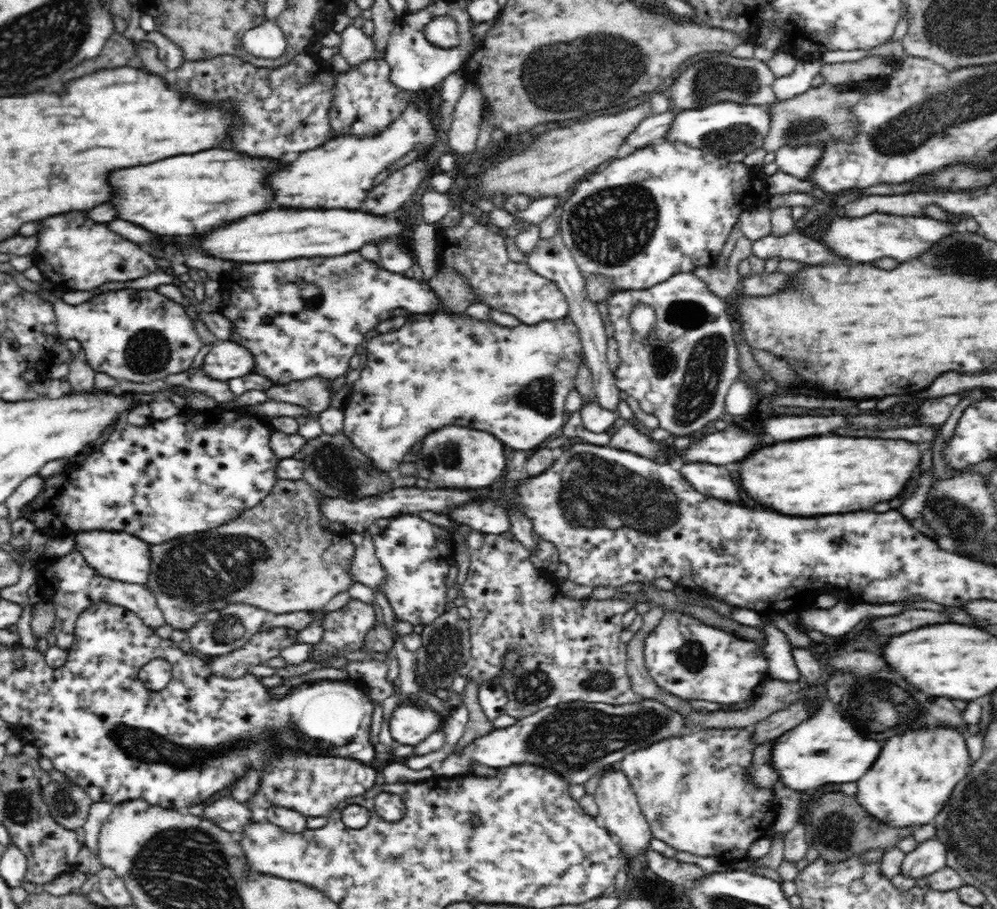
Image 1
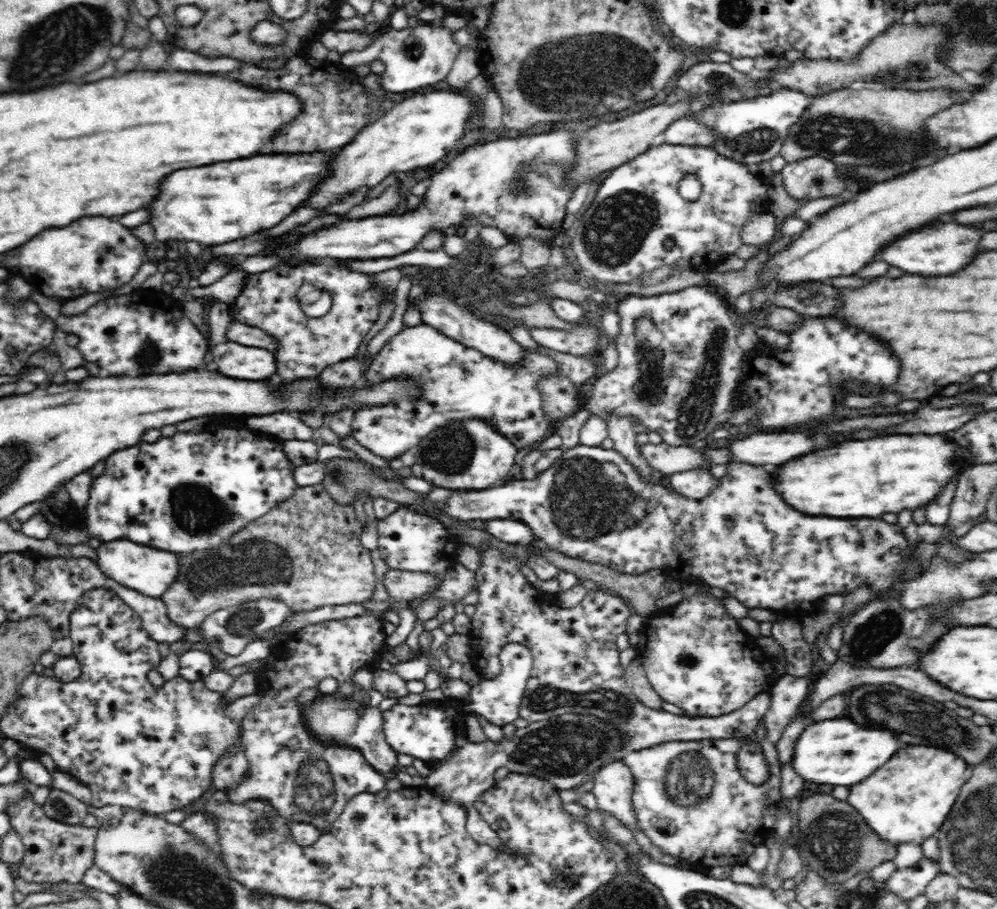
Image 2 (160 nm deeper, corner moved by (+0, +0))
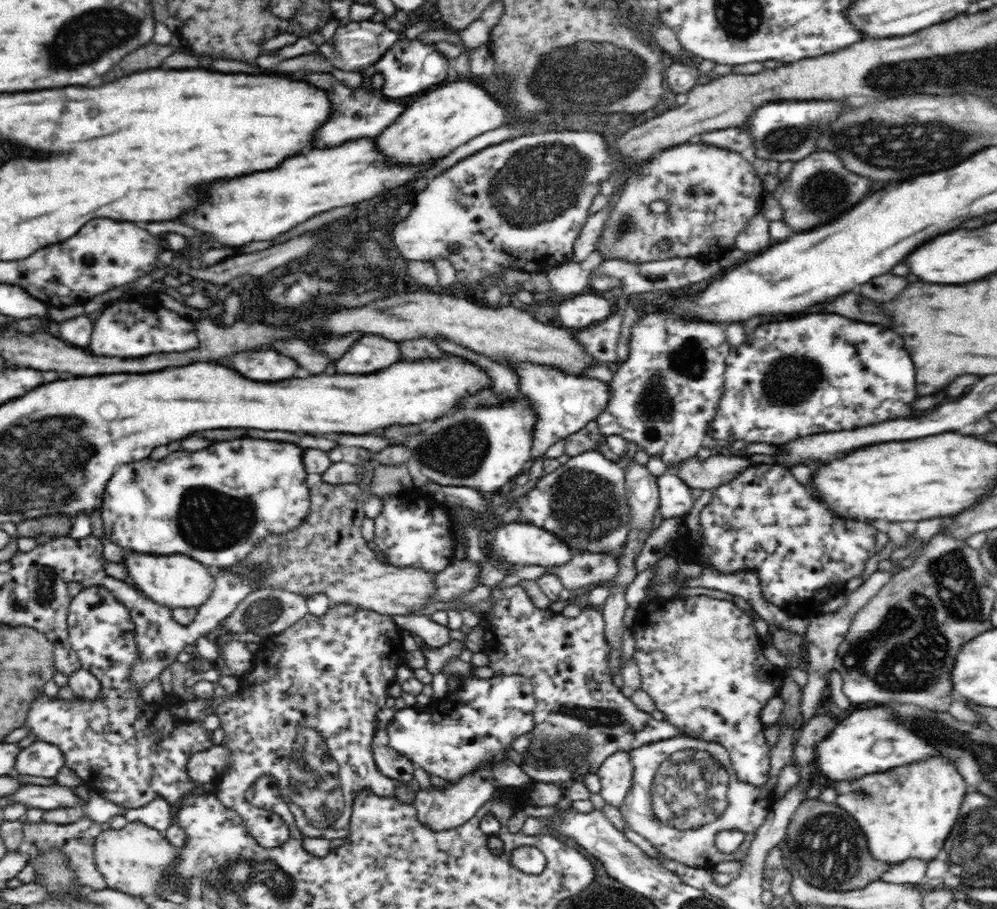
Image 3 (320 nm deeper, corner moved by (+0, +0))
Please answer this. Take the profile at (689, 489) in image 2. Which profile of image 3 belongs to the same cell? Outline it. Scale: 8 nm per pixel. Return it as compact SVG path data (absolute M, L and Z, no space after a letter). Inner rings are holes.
M665 472L656 478L659 489L658 521L685 516L693 508L694 490L672 472Z

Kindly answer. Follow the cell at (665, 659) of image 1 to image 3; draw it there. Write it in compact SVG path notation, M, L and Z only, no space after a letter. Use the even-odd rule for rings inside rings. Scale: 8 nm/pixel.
M706 595L690 596L686 598L656 598L652 601L643 601L637 608L637 616L633 622L633 635L635 639L635 653L633 656L636 658L635 662L639 668L639 674L642 681L642 689L652 697L654 700L655 708L663 713L664 719L676 728L682 729L682 732L698 736L698 739L713 742L722 745L729 754L731 764L734 765L736 774L740 780L750 782L754 786L760 786L768 780L769 772L771 769L770 756L771 748L766 743L764 737L764 730L766 724L761 721L761 712L764 705L772 698L778 697L782 683L786 678L786 671L764 657L763 641L759 637L757 630L753 624L752 617L746 615L744 610L736 607L734 603L726 600L710 598Z

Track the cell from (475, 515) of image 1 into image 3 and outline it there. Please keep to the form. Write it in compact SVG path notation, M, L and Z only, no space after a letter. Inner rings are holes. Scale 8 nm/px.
M506 520L505 526L496 528L495 533L485 540L483 543L484 556L494 563L505 568L518 568L528 566L539 566L545 569L562 568L576 556L576 550L570 549L568 545L561 539L556 537L554 533L539 528L534 524L524 521Z

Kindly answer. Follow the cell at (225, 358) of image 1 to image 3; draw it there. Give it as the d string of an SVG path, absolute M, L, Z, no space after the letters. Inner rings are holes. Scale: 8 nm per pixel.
M264 350L264 352L242 352L234 358L230 358L230 366L238 370L242 376L268 382L268 380L286 380L292 378L298 364L282 356L274 350Z

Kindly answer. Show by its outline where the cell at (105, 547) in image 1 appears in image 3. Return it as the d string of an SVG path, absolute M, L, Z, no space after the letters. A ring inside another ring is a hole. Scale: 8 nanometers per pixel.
M128 554L126 568L132 580L140 586L148 598L171 608L193 608L198 610L211 597L215 571L184 555Z

